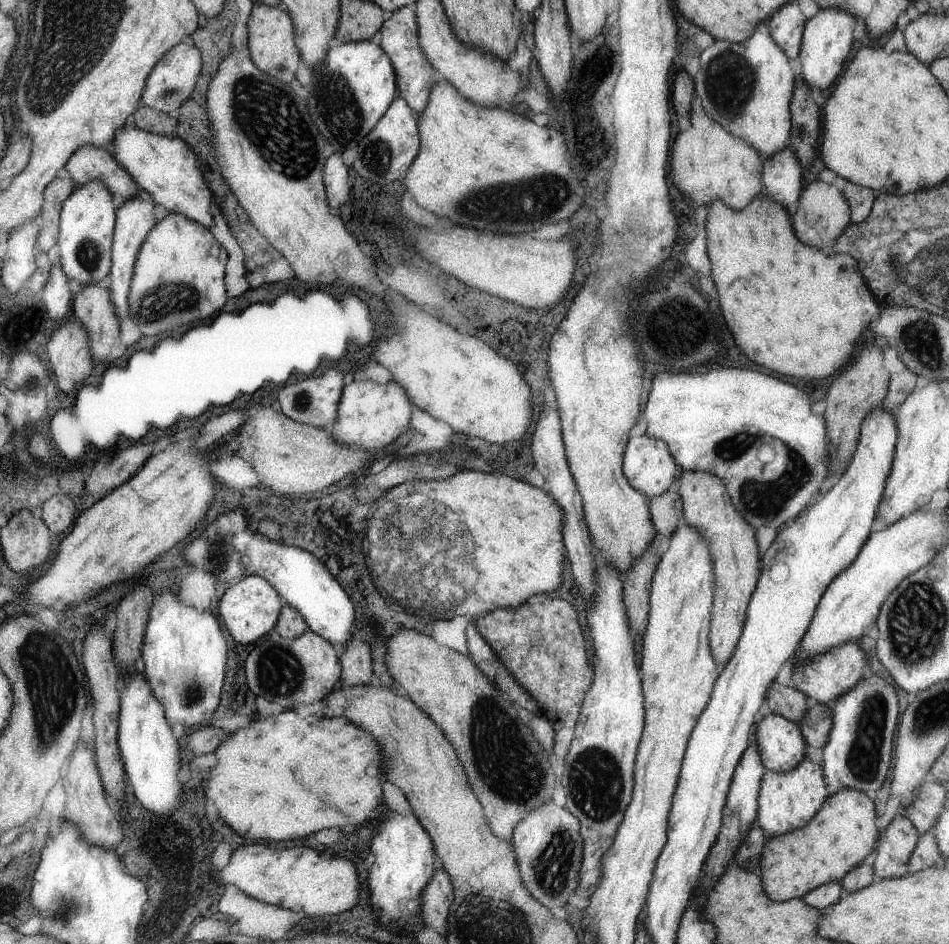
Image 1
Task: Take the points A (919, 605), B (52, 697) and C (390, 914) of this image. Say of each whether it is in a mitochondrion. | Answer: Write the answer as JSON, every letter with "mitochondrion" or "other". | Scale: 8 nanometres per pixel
{"A":"mitochondrion","B":"mitochondrion","C":"other"}

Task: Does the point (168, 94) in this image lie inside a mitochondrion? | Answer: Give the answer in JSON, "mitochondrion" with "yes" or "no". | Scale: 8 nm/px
{"mitochondrion":"yes"}

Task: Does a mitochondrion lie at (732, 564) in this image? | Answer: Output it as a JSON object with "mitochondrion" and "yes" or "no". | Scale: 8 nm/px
{"mitochondrion":"no"}

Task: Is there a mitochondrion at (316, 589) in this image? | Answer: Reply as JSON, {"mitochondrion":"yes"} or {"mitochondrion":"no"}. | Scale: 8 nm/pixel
{"mitochondrion":"no"}

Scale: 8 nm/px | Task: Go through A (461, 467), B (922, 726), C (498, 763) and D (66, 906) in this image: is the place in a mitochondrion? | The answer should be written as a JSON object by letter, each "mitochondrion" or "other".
{"A":"other","B":"mitochondrion","C":"mitochondrion","D":"mitochondrion"}

